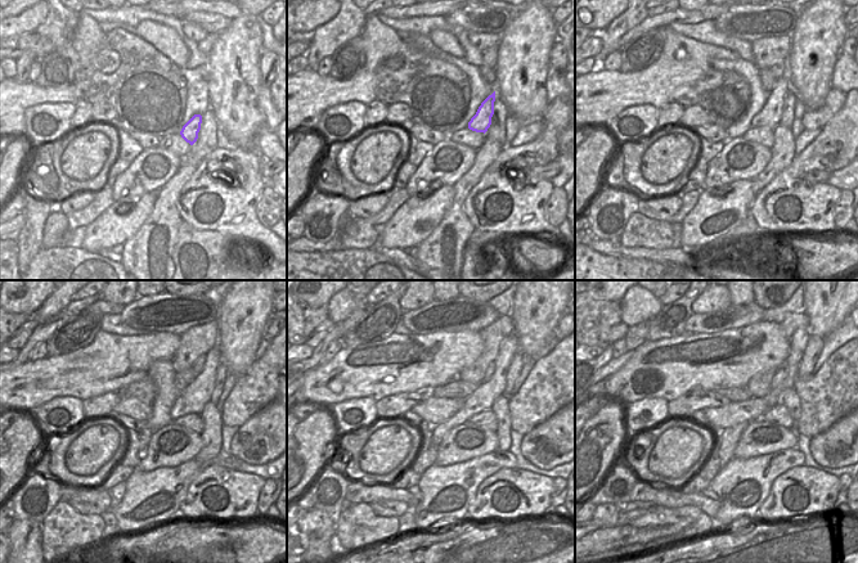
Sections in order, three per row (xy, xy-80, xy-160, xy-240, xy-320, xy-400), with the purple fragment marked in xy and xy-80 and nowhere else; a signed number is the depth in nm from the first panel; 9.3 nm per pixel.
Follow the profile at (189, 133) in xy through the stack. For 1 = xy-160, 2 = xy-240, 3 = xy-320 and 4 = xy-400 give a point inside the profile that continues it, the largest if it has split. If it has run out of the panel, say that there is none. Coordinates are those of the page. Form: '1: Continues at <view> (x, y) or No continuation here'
1: Continues at xy-160 (769, 116)
2: Continues at xy-240 (192, 400)
3: Continues at xy-320 (486, 392)
4: Continues at xy-400 (800, 337)

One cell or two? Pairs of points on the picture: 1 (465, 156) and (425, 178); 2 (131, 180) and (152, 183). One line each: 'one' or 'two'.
1: one
2: one

